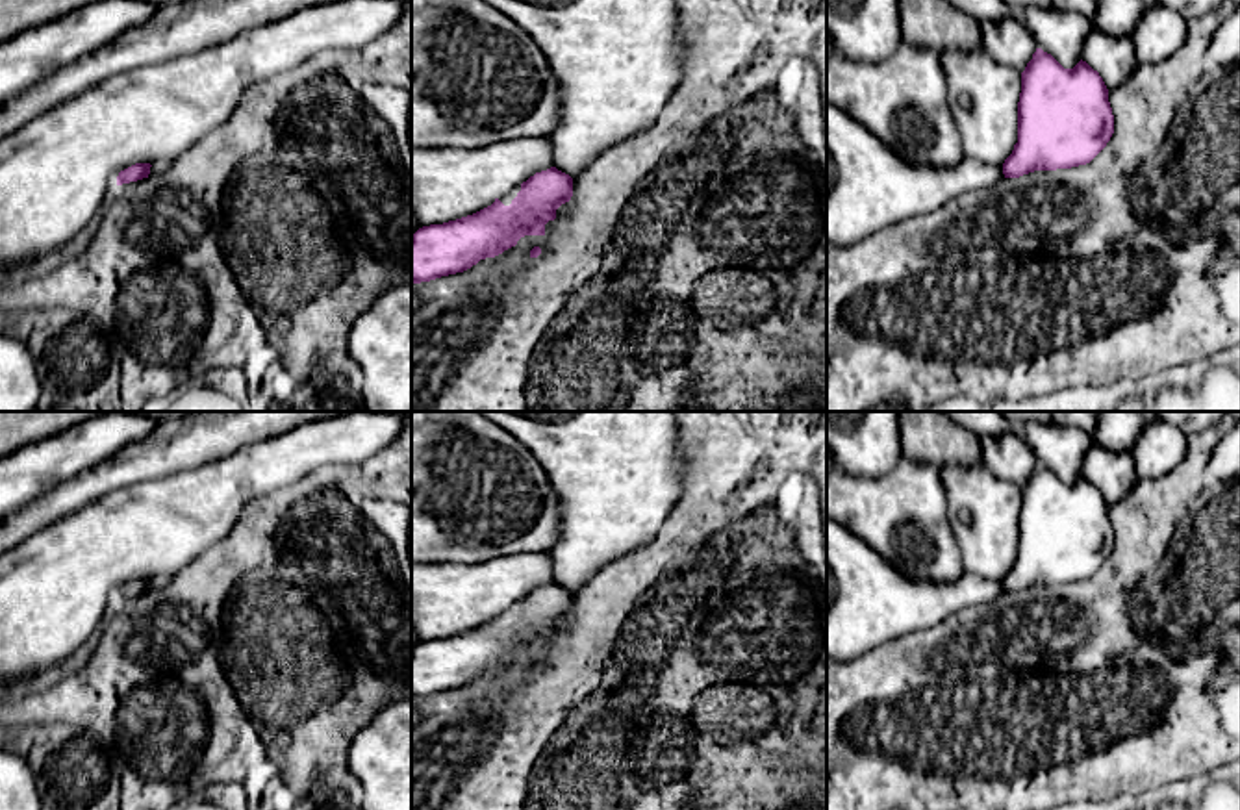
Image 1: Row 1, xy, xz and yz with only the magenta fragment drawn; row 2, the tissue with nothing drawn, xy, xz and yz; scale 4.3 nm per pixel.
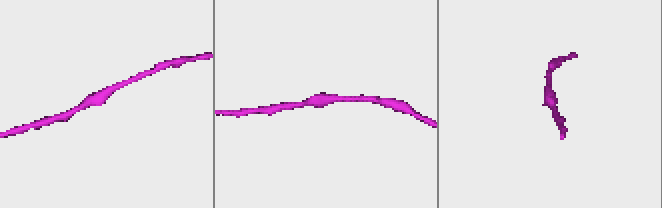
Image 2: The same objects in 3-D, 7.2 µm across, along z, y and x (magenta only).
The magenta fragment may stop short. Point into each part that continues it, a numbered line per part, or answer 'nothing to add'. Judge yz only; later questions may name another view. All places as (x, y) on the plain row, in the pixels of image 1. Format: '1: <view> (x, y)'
nothing to add

